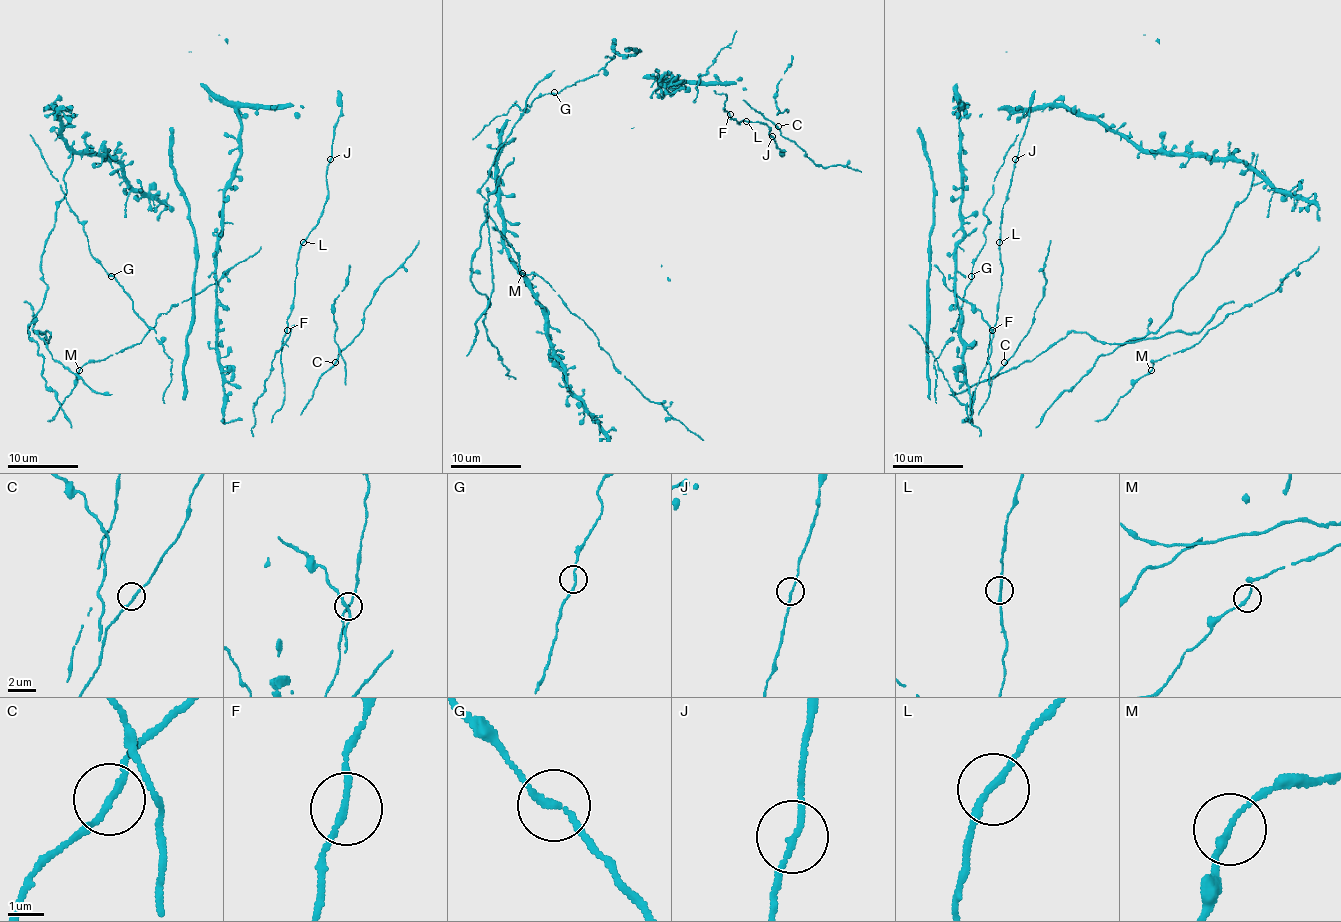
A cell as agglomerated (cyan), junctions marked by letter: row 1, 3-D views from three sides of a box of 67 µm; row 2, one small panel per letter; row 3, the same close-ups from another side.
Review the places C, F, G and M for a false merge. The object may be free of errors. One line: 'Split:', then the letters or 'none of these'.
Split: none of these

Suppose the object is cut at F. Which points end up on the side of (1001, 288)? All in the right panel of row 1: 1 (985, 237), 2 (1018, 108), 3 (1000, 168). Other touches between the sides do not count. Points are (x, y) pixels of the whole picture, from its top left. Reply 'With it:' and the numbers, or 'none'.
With it: none

